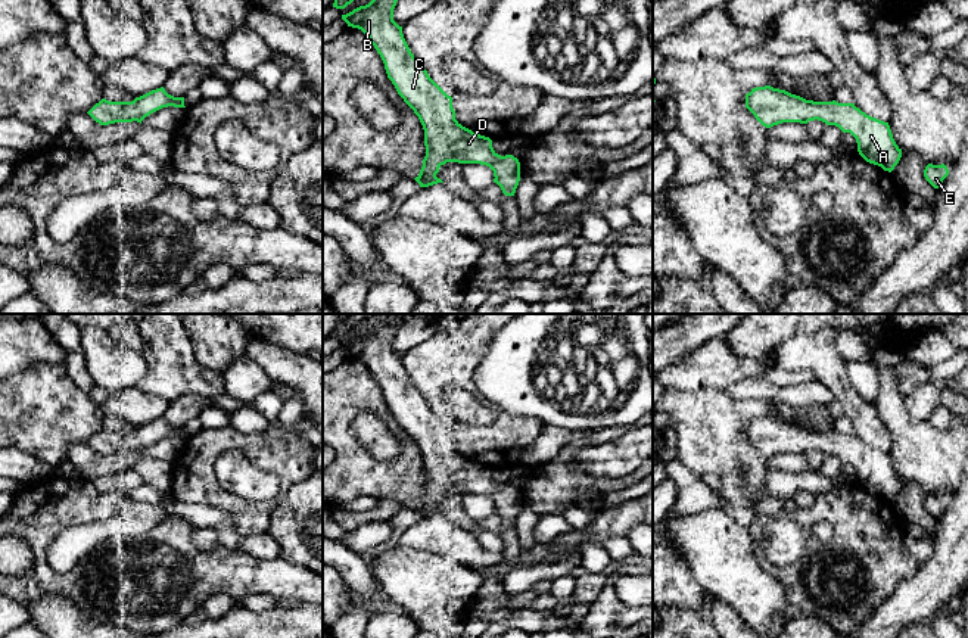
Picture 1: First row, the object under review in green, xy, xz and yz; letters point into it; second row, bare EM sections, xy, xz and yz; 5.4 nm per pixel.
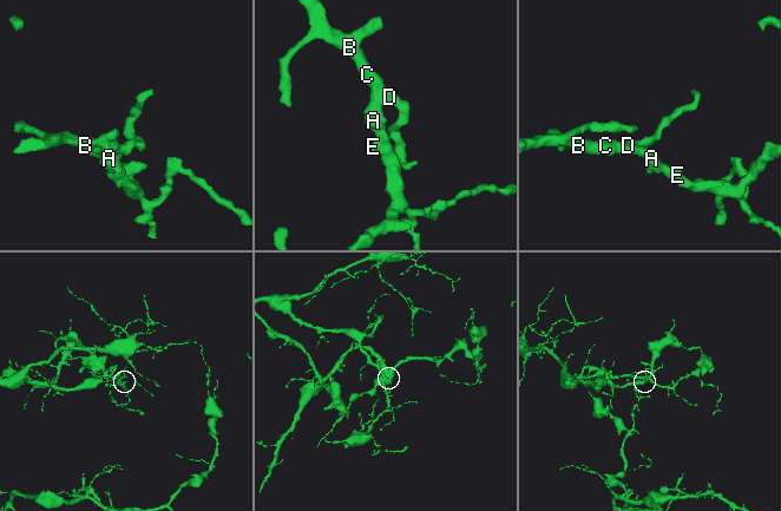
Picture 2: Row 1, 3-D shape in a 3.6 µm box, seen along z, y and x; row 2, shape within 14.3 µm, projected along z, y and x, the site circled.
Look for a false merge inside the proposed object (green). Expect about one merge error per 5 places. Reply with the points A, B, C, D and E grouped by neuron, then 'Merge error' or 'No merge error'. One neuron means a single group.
Groups: A B C D E. No merge error

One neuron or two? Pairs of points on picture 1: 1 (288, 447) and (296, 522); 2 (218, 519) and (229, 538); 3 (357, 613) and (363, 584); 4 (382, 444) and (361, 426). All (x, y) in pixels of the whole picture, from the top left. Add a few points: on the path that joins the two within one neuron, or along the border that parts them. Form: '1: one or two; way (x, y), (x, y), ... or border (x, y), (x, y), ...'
1: two; border (307, 476), (289, 488)
2: one; way (223, 523), (227, 534)
3: two; border (352, 594), (369, 600)
4: one; way (377, 439), (366, 428)

